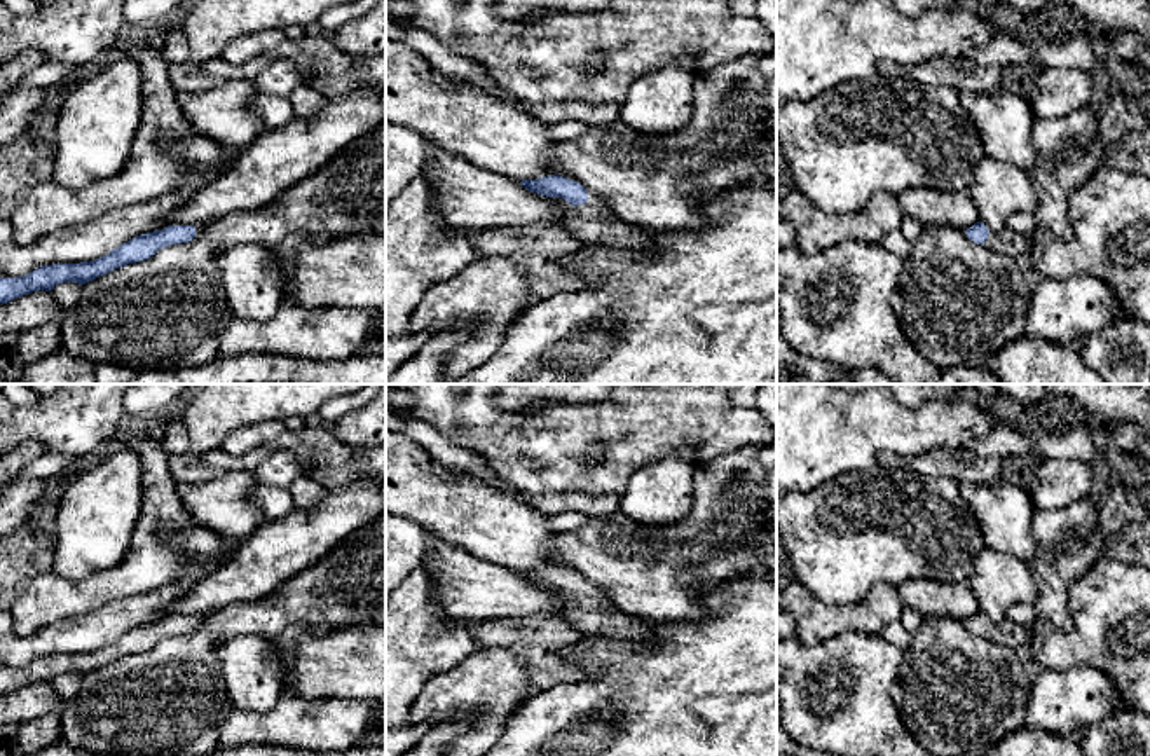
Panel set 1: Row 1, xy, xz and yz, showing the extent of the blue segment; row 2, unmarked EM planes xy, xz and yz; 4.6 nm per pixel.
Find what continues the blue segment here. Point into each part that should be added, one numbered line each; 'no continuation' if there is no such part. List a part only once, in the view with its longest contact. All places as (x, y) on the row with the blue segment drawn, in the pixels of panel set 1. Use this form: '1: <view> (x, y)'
1: xz (592, 222)

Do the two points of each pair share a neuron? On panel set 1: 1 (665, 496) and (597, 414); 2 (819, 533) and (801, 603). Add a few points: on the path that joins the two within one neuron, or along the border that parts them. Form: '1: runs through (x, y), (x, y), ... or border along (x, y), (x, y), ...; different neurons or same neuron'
1: border along (674, 451), (644, 463), (620, 496); different neurons
2: border along (796, 578), (815, 597), (828, 603), (843, 603); different neurons

